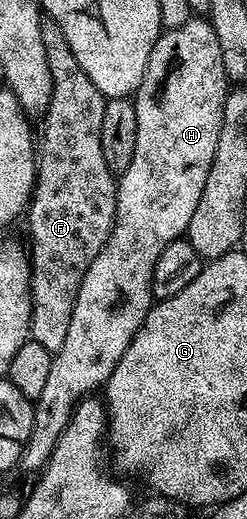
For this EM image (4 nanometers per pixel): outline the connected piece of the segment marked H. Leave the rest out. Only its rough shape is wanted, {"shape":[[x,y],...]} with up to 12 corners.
{"shape":[[211,20],[164,29],[110,235],[34,399],[43,470],[154,304],[230,92]]}

